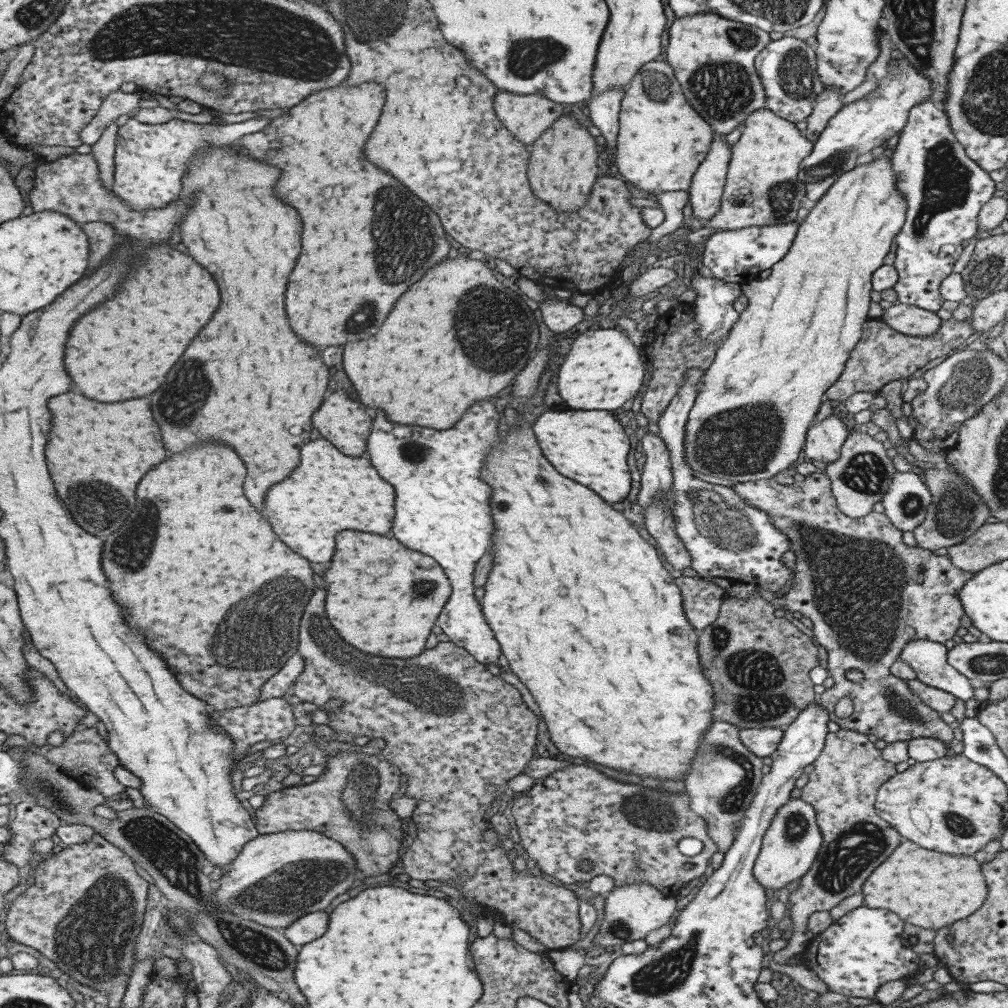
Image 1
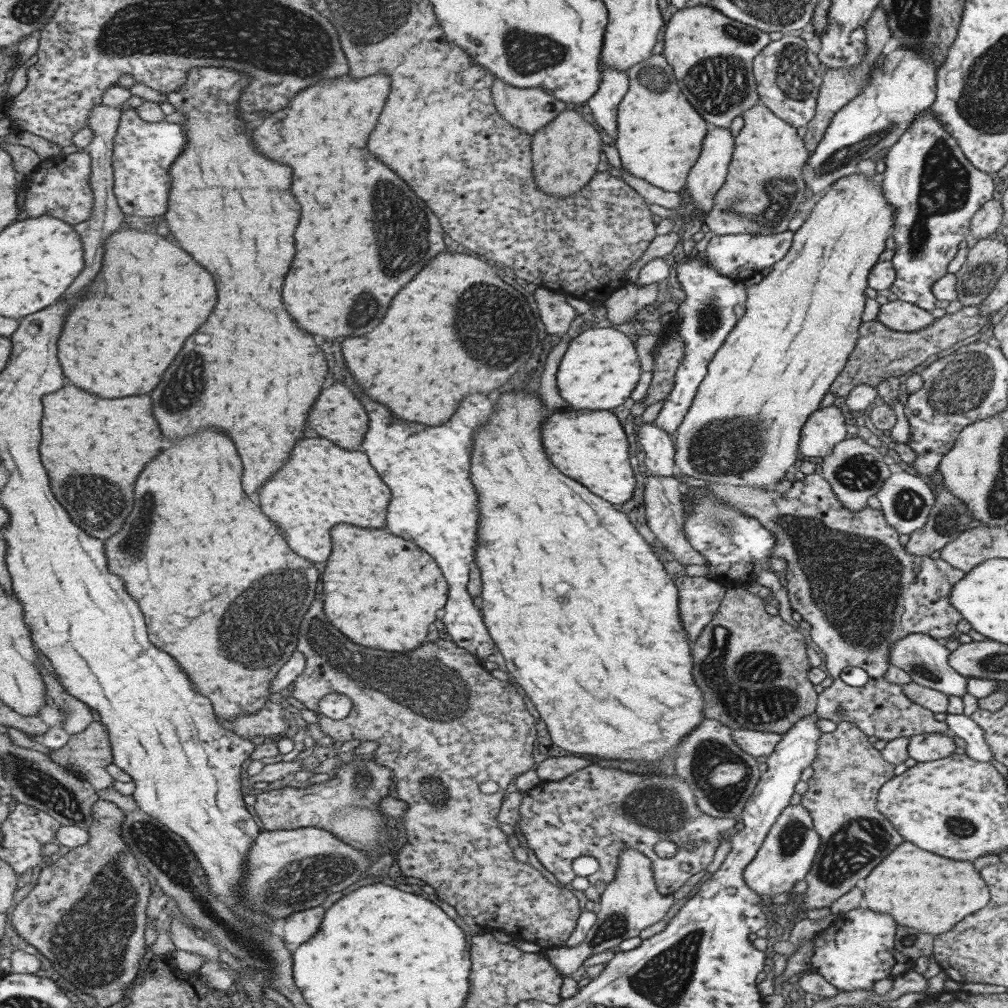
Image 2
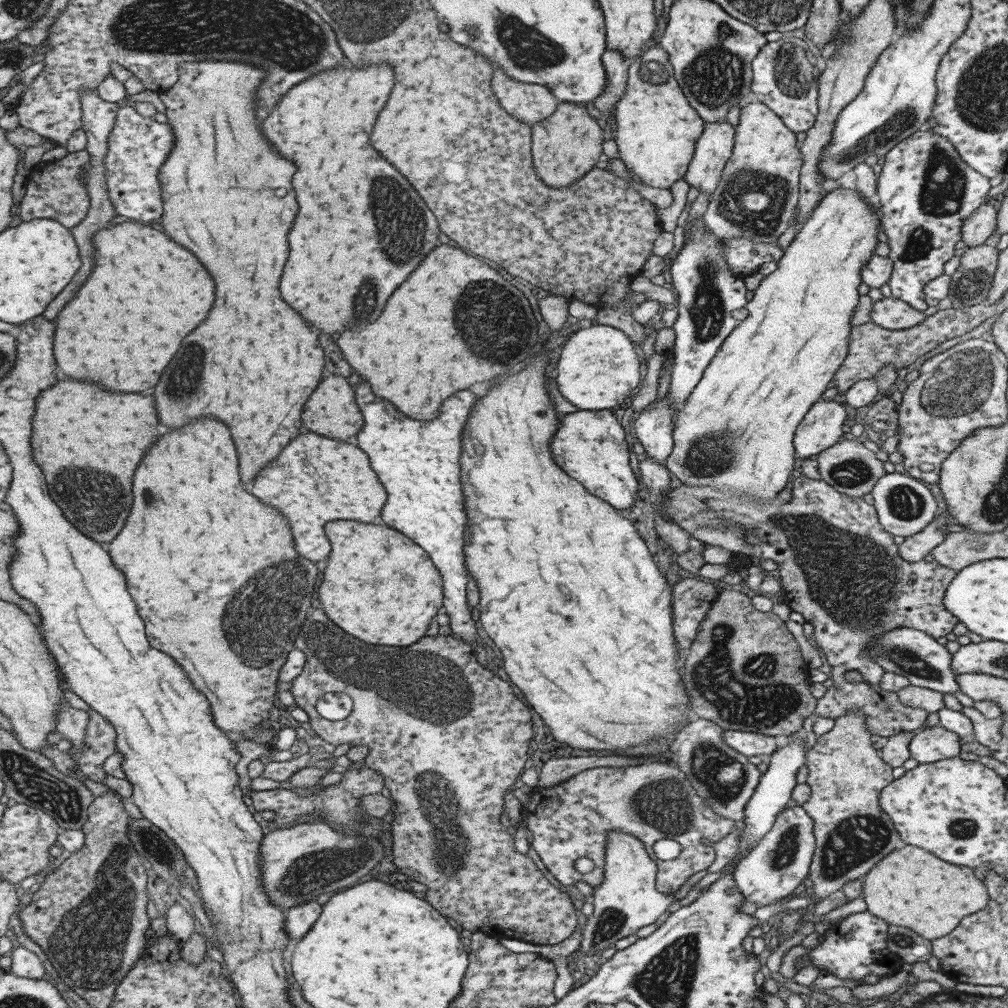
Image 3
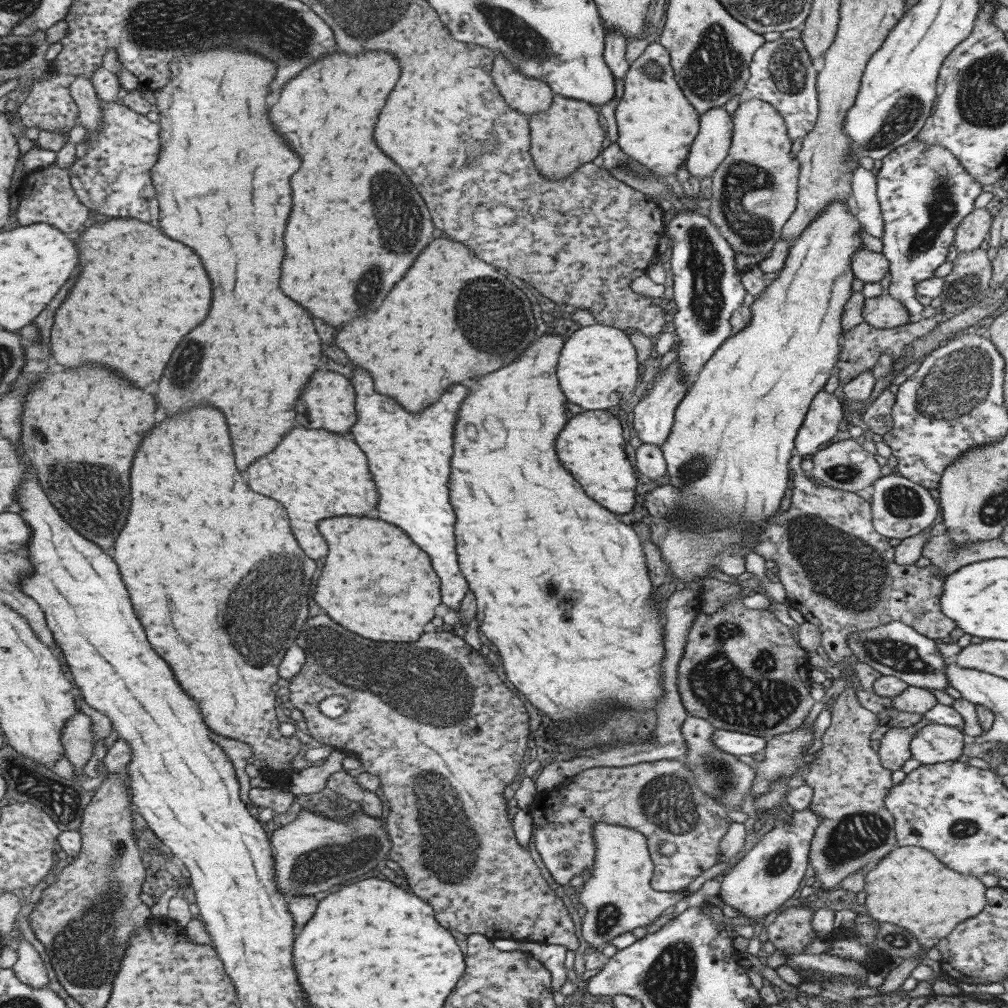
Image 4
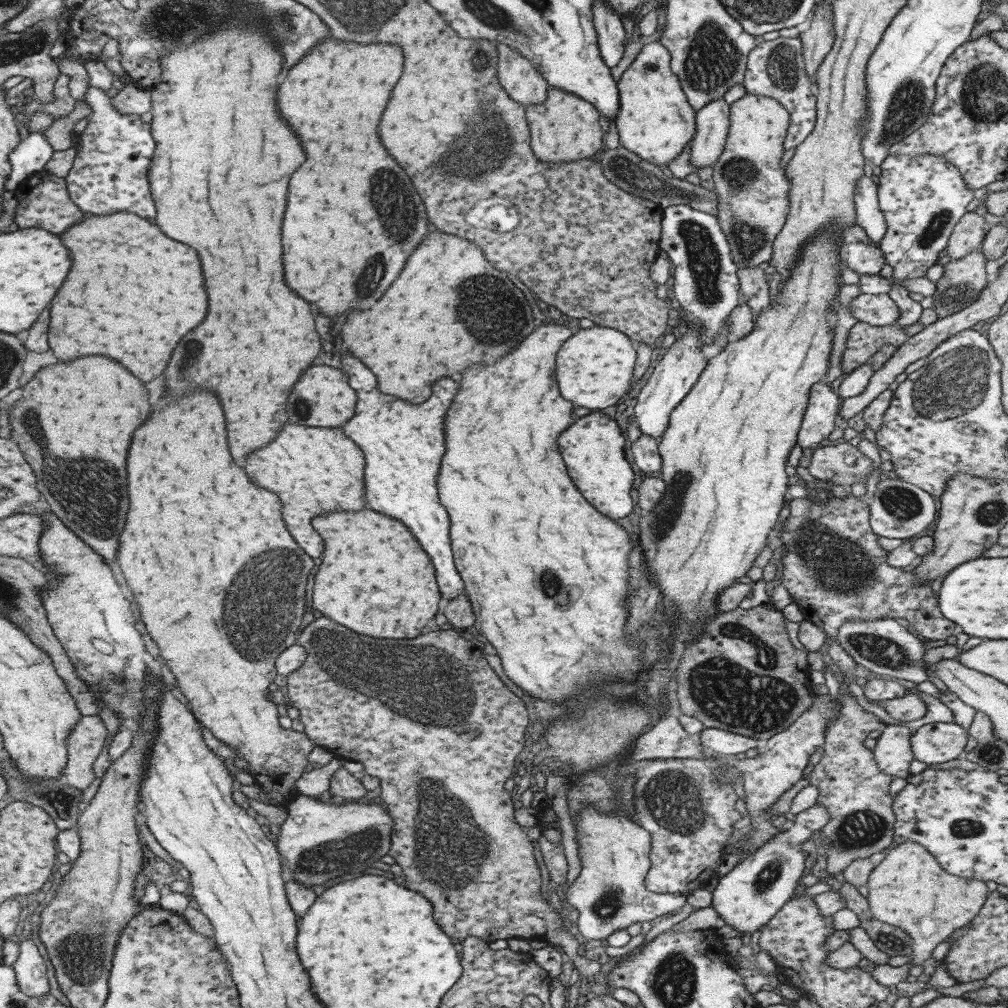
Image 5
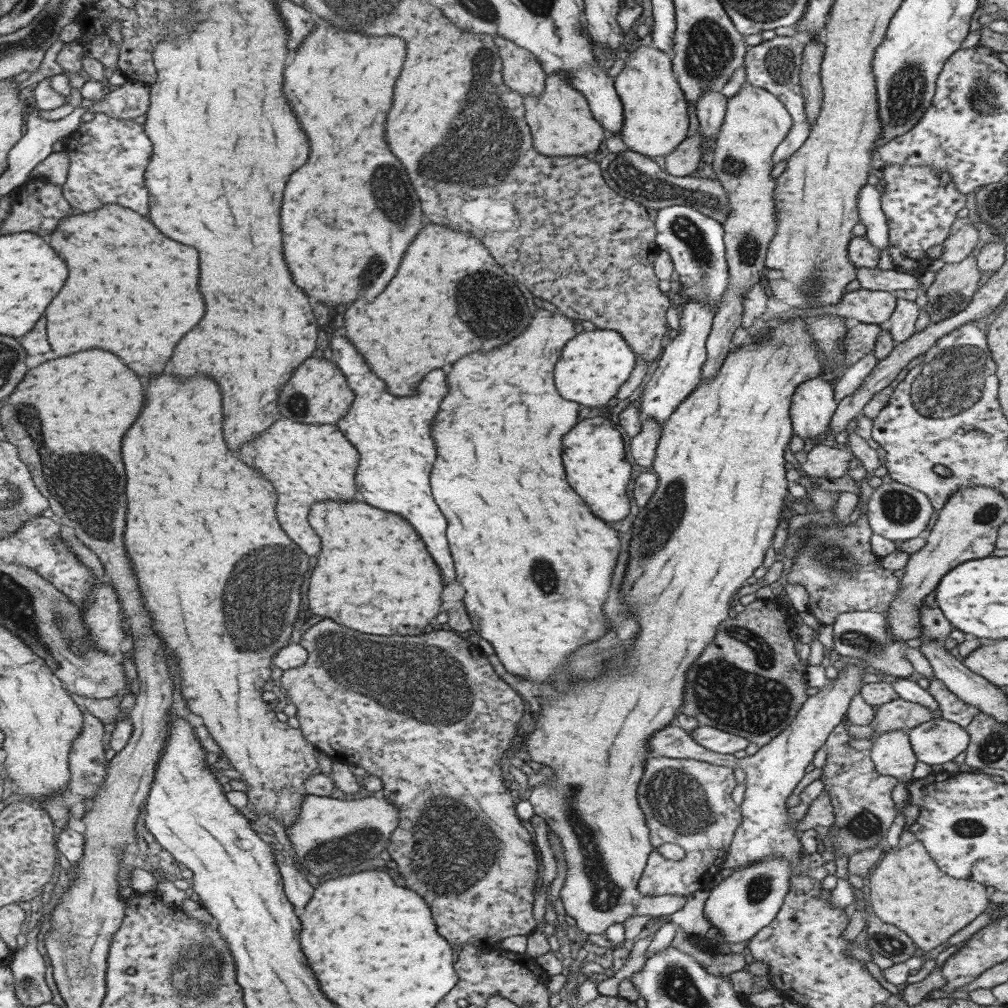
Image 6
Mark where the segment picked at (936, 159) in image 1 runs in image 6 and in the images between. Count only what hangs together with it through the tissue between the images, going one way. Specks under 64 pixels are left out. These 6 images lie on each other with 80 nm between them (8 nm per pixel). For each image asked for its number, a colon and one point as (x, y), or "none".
2: (934, 191)
3: (924, 190)
4: (923, 192)
5: (921, 197)
6: (919, 203)

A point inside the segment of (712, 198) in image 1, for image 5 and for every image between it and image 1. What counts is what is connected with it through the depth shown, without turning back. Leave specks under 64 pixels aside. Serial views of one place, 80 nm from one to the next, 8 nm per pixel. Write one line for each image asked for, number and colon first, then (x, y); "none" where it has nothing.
2: (703, 179)
3: (713, 147)
4: (710, 145)
5: (711, 121)

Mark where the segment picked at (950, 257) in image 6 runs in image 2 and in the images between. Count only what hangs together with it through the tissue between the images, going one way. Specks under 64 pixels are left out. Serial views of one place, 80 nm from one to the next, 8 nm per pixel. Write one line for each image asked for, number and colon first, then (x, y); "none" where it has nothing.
2: (986, 220)
3: (979, 225)
4: (972, 229)
5: (967, 233)

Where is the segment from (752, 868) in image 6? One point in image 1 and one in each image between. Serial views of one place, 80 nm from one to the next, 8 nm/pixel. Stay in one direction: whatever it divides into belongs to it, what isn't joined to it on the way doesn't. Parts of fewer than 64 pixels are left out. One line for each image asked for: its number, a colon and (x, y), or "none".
1: (790, 844)
2: (788, 849)
3: (780, 859)
4: (774, 868)
5: (746, 897)

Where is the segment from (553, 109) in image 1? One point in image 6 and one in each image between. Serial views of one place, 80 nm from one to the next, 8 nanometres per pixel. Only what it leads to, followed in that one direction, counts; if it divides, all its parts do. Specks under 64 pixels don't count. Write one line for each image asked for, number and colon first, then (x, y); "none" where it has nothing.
2: (527, 110)
3: (529, 103)
4: (528, 95)
5: (517, 76)
6: (521, 72)

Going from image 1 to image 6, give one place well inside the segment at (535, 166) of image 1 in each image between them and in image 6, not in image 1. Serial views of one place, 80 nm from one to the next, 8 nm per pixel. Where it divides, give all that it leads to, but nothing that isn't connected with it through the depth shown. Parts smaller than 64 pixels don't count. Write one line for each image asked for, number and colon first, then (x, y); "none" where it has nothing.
2: (564, 153)
3: (564, 146)
4: (565, 136)
5: (563, 128)
6: (559, 119)

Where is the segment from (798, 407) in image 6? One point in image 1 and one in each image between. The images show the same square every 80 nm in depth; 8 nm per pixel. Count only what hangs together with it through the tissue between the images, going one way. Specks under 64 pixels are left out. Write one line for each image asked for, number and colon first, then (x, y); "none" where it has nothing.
1: (823, 440)
2: (824, 428)
3: (821, 426)
4: (819, 425)
5: (819, 414)

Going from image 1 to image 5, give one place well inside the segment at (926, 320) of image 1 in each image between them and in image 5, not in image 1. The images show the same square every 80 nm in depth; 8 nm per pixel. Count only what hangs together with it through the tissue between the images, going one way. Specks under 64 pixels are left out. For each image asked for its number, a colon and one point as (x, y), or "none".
2: (899, 316)
3: (889, 313)
4: (881, 311)
5: (878, 310)

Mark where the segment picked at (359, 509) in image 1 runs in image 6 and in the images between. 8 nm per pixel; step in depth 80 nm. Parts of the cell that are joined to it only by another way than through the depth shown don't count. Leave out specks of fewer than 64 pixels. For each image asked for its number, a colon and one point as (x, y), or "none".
2: (324, 485)
3: (317, 479)
4: (317, 474)
5: (314, 470)
6: (308, 464)

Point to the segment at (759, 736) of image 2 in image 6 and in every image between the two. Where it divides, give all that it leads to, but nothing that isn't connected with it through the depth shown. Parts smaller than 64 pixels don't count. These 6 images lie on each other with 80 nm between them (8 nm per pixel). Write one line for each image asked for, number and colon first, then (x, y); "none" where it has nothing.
3: (747, 744)
4: (733, 743)
5: (720, 742)
6: (709, 738)

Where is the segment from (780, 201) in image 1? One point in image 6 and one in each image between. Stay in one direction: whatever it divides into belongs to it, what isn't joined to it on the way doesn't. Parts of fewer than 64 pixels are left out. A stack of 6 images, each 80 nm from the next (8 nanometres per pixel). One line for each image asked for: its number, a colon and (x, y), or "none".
2: (762, 189)
3: (755, 198)
4: (753, 189)
5: (751, 189)
6: (755, 121)

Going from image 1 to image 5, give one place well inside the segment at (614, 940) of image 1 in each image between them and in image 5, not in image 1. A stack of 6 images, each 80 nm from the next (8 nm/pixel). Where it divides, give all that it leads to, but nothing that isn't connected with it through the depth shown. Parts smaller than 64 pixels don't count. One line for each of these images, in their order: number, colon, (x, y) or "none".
2: (630, 902)
3: (626, 899)
4: (619, 895)
5: (608, 893)

